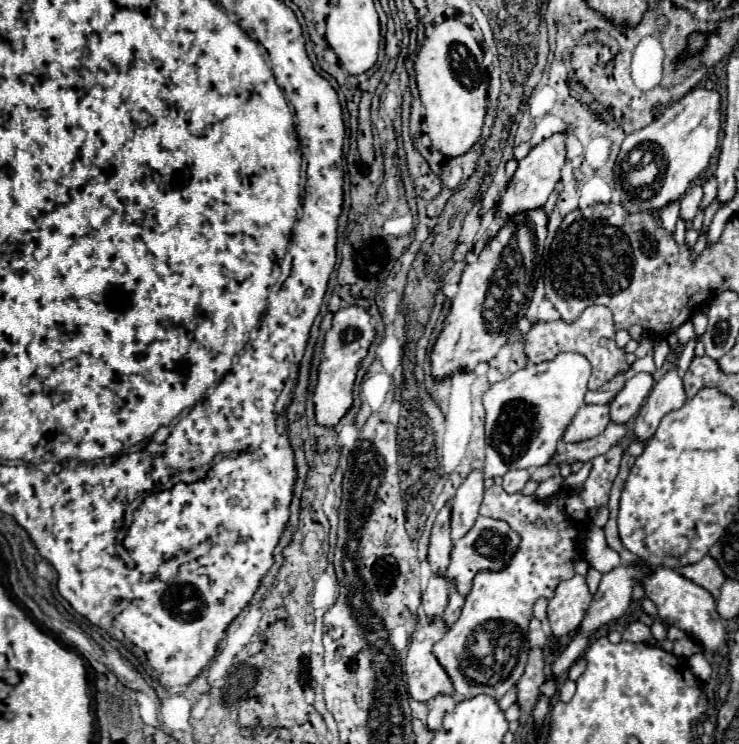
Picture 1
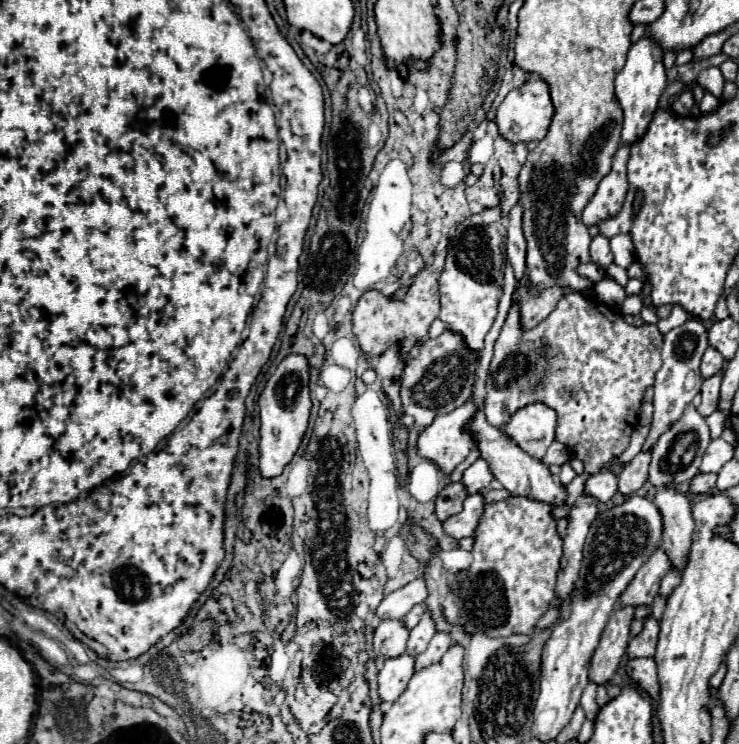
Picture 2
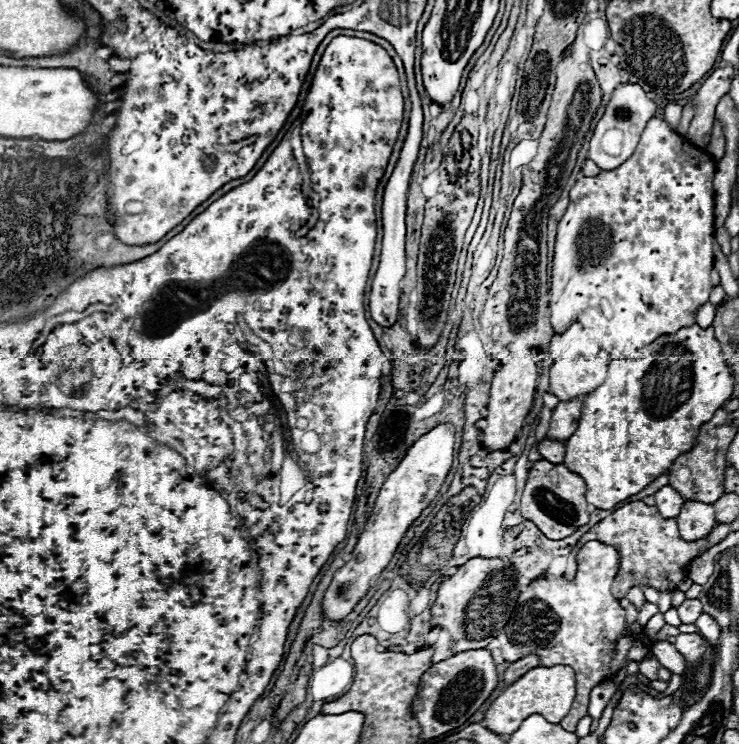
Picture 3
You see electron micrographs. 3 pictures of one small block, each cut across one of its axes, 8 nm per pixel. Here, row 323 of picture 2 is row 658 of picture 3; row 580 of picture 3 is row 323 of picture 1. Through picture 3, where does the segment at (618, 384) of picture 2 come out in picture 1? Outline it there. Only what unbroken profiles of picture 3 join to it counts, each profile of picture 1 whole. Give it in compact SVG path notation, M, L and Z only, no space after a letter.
M590 306L584 310L584 314L568 324L562 320L552 320L552 322L534 322L528 334L524 336L524 354L528 356L528 362L540 364L544 360L556 358L560 352L576 352L588 358L592 364L592 376L588 382L588 390L598 390L602 388L608 380L612 380L618 372L628 370L626 362L626 352L616 346L614 342L614 324L612 324L612 312L604 306Z

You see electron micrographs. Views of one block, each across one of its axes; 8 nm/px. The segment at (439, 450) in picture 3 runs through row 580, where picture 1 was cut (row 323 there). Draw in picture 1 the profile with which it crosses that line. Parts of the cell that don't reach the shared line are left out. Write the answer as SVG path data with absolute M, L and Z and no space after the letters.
M348 306L334 314L332 328L326 332L326 338L324 338L322 358L318 366L318 382L312 392L314 418L318 426L336 426L352 406L352 388L356 380L358 362L368 354L374 334L376 330L374 330L372 318L360 306Z

